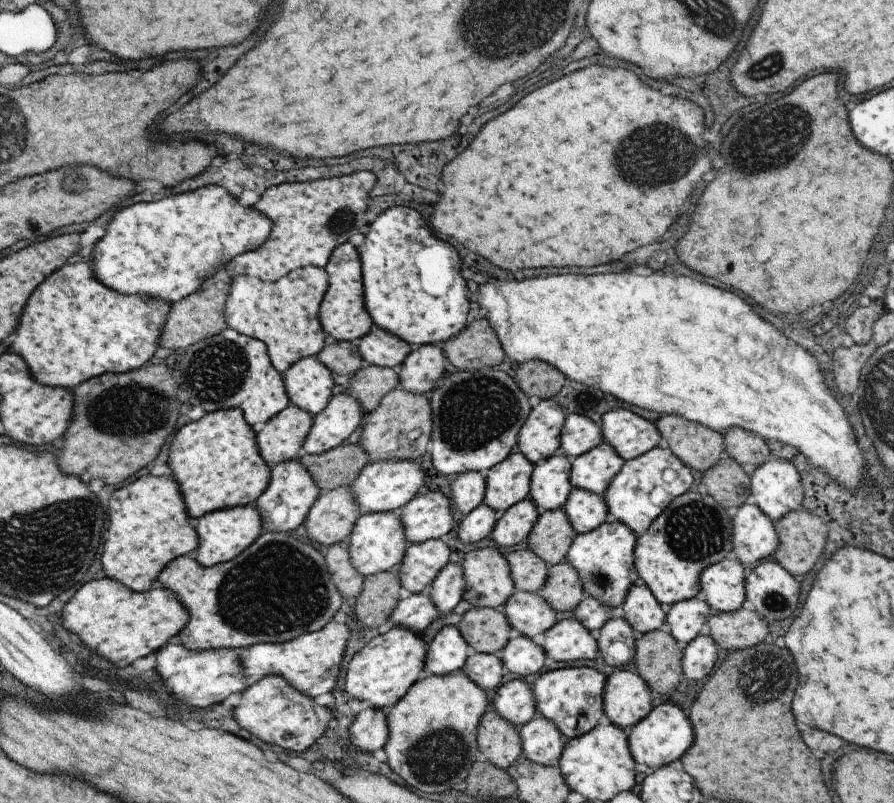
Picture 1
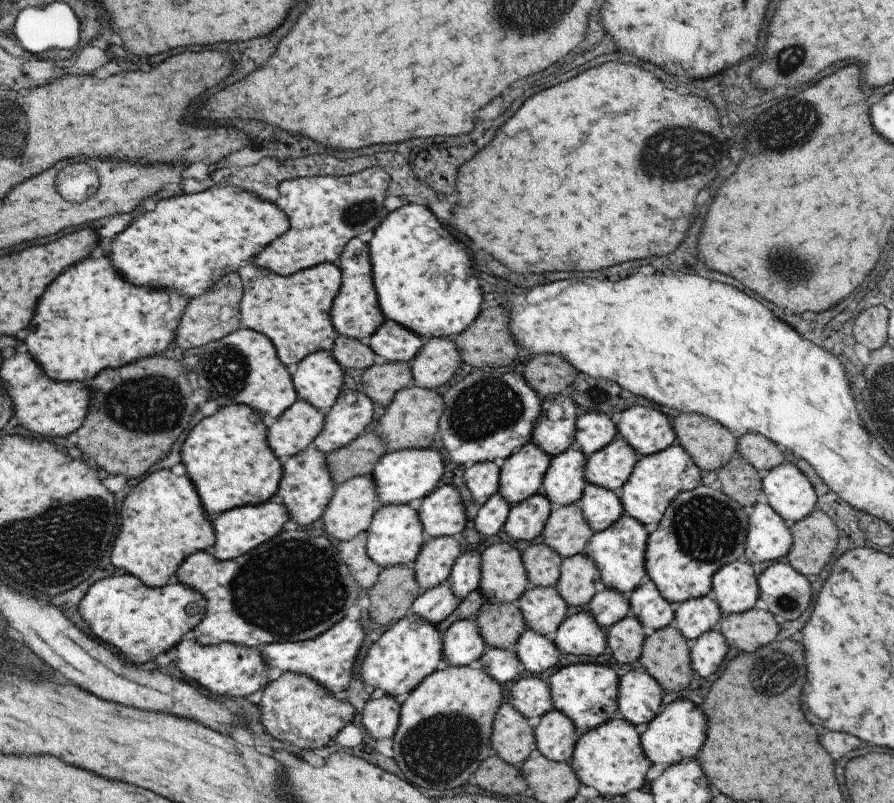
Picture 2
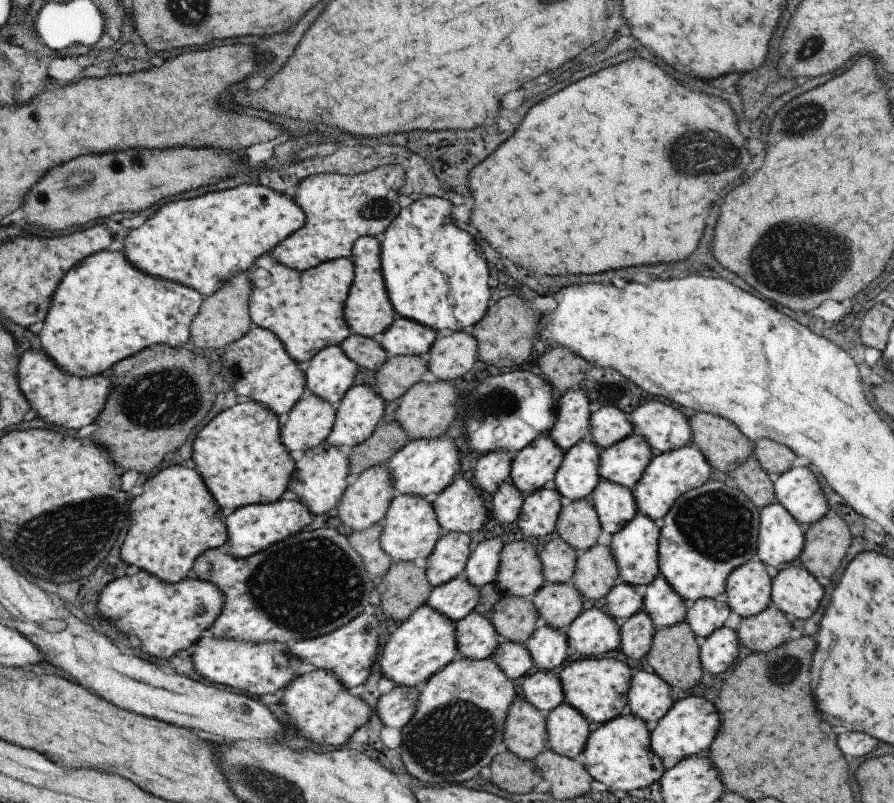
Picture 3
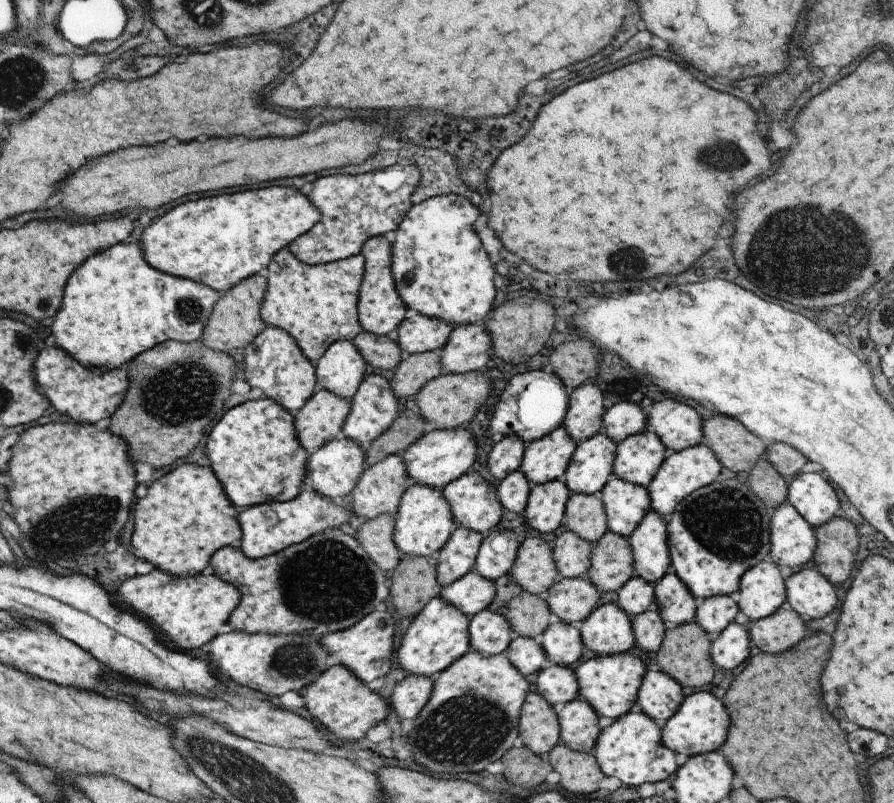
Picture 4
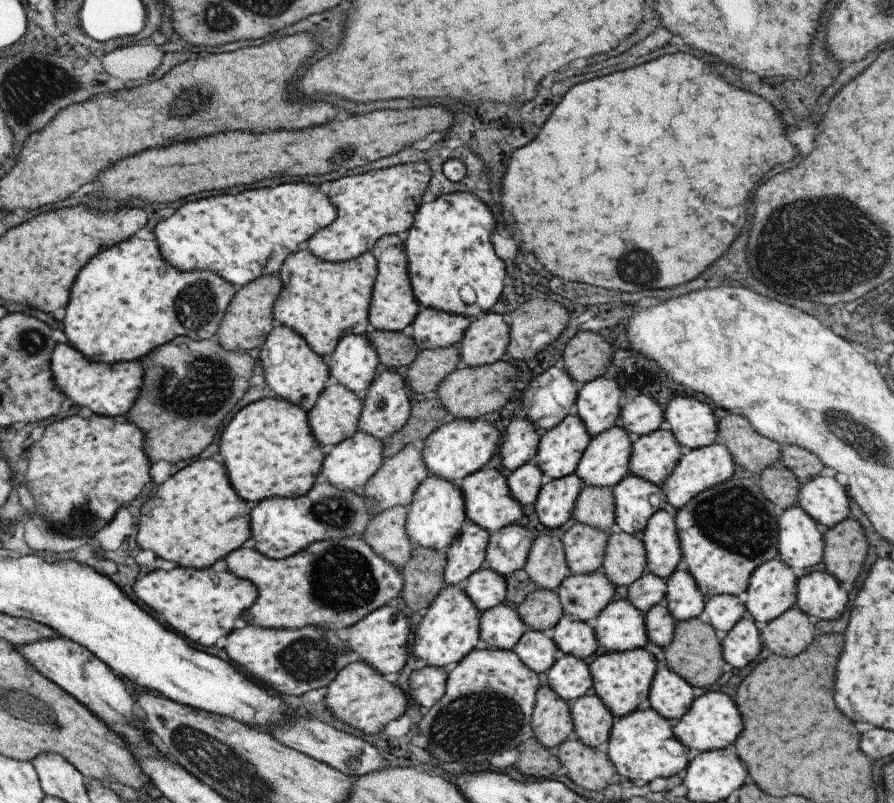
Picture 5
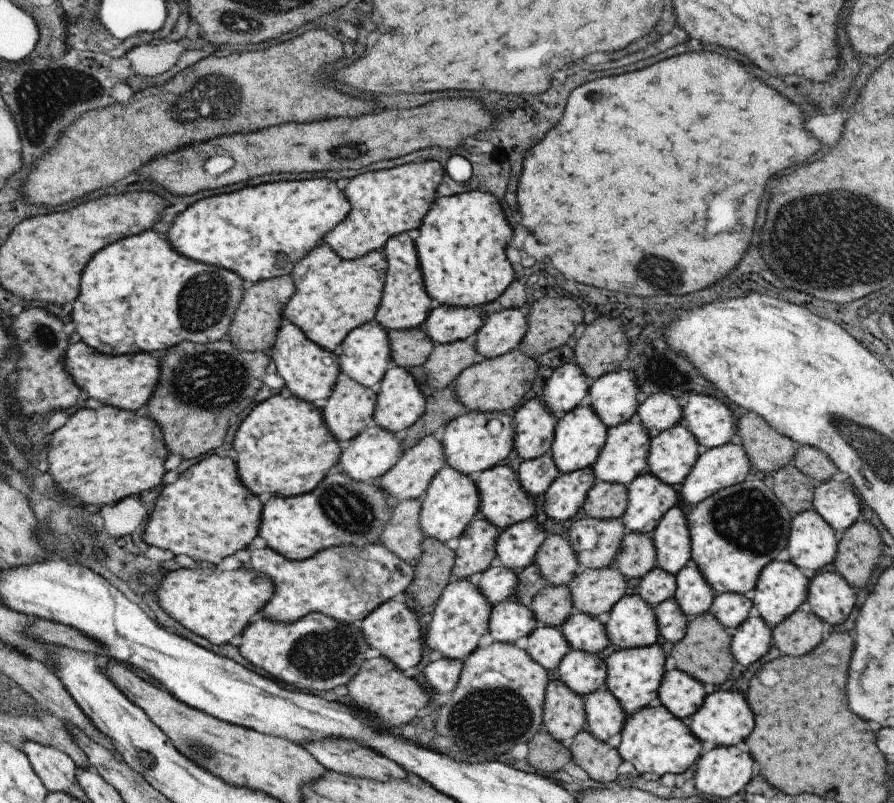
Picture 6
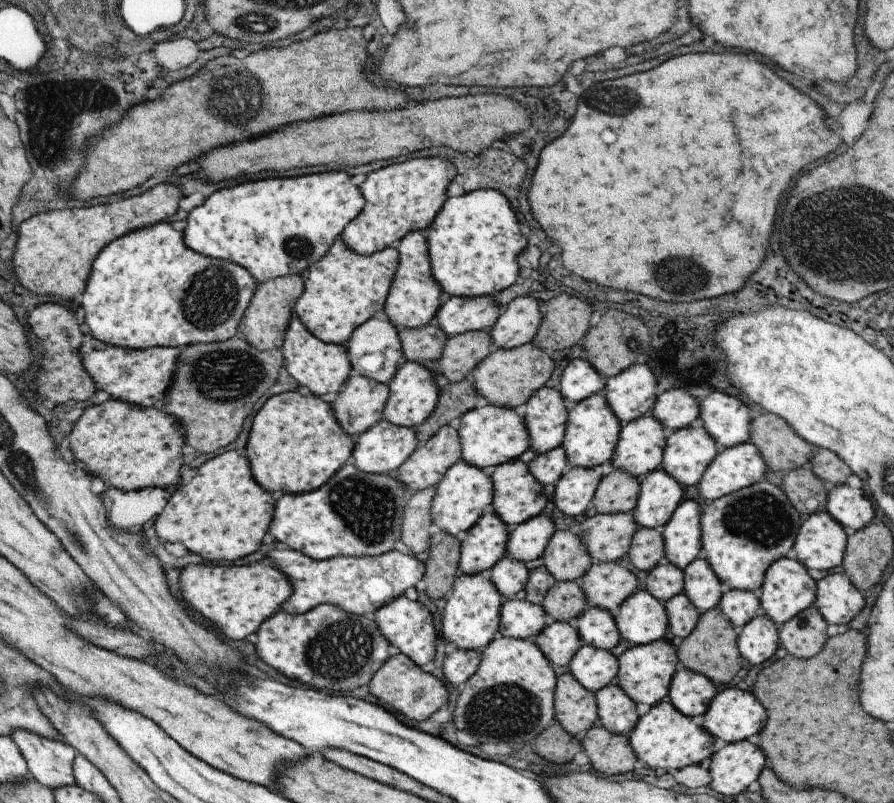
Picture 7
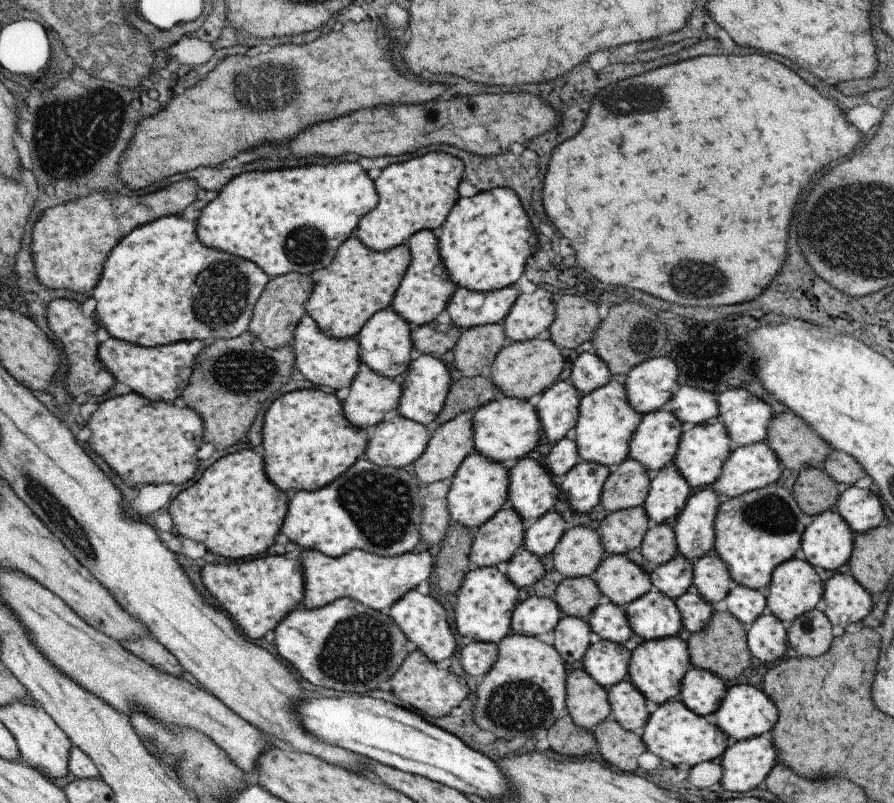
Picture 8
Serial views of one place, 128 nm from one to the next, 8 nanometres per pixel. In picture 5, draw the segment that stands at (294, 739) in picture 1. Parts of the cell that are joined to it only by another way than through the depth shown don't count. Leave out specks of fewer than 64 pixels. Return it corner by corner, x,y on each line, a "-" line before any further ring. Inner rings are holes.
360,660
347,664
343,670
339,670
337,676
326,687
327,694
323,696
323,702
327,710
339,722
365,734
381,732
389,721
396,720
404,714
407,704
410,703
407,694
405,695
398,686
383,680
383,675

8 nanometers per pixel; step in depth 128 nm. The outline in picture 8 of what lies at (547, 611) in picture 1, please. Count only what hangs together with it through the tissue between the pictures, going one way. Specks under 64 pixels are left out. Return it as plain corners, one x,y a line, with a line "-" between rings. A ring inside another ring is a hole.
615,554
605,556
590,577
603,595
623,607
653,590
649,575
625,555

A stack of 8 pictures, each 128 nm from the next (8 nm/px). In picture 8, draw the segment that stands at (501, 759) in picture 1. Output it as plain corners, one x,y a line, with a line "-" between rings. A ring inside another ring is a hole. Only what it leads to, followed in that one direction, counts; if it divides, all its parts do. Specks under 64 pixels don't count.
573,669
565,678
565,708
575,726
595,728
611,716
607,692
583,670

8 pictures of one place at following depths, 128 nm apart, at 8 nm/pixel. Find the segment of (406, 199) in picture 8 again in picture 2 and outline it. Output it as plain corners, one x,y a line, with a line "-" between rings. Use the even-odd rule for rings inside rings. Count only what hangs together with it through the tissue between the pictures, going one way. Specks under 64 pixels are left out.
375,167
350,175
284,180
277,188
279,198
272,203
287,216
289,230
252,258
253,266
287,276
318,264
336,263
349,240
363,232
374,231
388,215
382,206
387,186
389,174

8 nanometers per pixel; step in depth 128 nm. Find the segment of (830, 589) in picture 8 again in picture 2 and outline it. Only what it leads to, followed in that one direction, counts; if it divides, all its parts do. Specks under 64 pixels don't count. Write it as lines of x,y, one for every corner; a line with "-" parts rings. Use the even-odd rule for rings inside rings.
776,563
757,576
758,598
777,624
797,618
811,598
811,580
787,564

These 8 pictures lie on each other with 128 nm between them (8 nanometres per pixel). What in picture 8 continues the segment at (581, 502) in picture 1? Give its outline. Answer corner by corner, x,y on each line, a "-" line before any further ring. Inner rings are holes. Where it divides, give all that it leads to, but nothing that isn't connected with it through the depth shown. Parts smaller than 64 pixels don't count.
667,464
649,482
649,494
642,504
645,516
655,525
672,523
685,508
685,501
692,492
679,470

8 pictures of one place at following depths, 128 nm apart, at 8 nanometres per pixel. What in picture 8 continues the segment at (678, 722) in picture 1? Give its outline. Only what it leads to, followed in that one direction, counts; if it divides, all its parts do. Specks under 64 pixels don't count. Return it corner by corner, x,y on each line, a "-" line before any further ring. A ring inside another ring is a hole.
737,684
727,689
713,716
715,726
723,734
739,741
770,732
775,722
775,706
761,689

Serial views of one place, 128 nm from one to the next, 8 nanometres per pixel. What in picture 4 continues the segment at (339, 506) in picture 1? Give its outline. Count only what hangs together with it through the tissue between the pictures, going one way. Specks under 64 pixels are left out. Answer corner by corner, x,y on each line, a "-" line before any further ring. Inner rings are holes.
390,455
365,469
351,490
350,512
355,517
372,520
380,515
394,516
402,493
413,482
406,476
405,466
399,455

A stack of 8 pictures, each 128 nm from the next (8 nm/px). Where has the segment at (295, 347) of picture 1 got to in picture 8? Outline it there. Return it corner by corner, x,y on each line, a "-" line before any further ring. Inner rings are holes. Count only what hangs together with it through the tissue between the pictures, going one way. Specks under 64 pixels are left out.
354,236
337,248
329,266
311,272
313,290
305,302
305,313
329,338
353,338
368,318
390,306
393,295
403,280
411,254
406,244
384,251
369,250

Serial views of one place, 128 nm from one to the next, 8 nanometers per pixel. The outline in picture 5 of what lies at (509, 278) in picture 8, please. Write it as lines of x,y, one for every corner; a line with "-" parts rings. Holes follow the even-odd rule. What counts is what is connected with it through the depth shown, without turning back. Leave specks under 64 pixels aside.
469,192
449,193
438,196
433,202
421,203
413,214
413,222
403,241
403,250
407,258
407,276
411,284
411,292
419,307
441,310
447,314
465,316
472,321
477,316
487,313
487,310
499,300
503,289
503,262
495,256
489,232
491,232
491,212
483,206
481,200
475,200
-
461,286
471,286
475,293
473,304
464,304
459,298

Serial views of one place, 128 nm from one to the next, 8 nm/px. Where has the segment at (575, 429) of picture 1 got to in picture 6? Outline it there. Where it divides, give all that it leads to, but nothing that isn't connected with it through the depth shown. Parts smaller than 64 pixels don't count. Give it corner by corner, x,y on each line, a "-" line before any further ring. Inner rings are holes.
663,392
651,394
637,405
634,419
641,422
651,438
681,422
681,407
678,398

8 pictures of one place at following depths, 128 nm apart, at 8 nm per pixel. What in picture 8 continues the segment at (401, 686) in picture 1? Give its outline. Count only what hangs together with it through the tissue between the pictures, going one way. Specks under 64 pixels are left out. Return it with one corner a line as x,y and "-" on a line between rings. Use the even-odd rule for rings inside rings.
481,566
481,568
471,567
465,573
463,584
455,594
457,604
454,604
453,630
459,636
472,638
475,642
496,643
511,632
509,626
511,614
525,593
513,586
496,566

